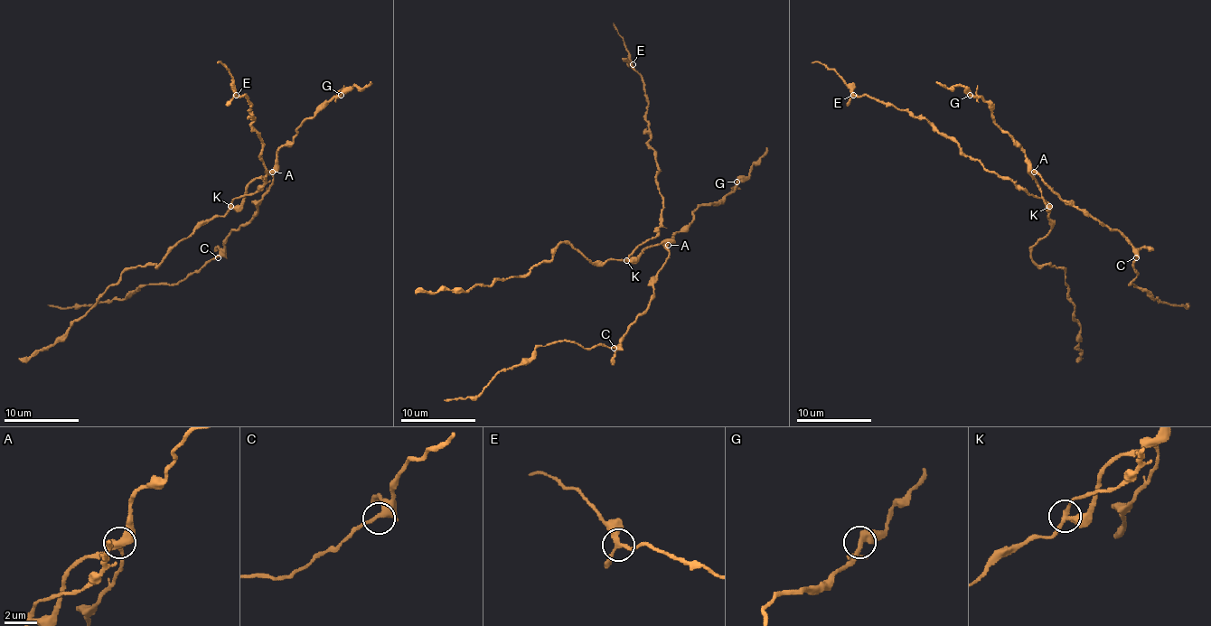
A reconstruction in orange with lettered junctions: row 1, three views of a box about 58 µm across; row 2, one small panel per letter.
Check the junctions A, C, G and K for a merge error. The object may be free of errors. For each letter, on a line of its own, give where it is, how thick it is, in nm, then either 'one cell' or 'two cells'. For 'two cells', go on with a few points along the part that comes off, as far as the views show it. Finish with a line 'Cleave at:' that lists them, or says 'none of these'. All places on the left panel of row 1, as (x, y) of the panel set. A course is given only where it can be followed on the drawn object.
A: place (272, 172); calibre 440 nm; one cell
C: place (218, 257); calibre 280 nm; one cell
G: place (341, 95); calibre 280 nm; one cell
K: place (230, 206); calibre 280 nm; two cells; course (230, 207), (260, 188), (266, 165), (251, 106), (218, 63)
Cleave at: K

